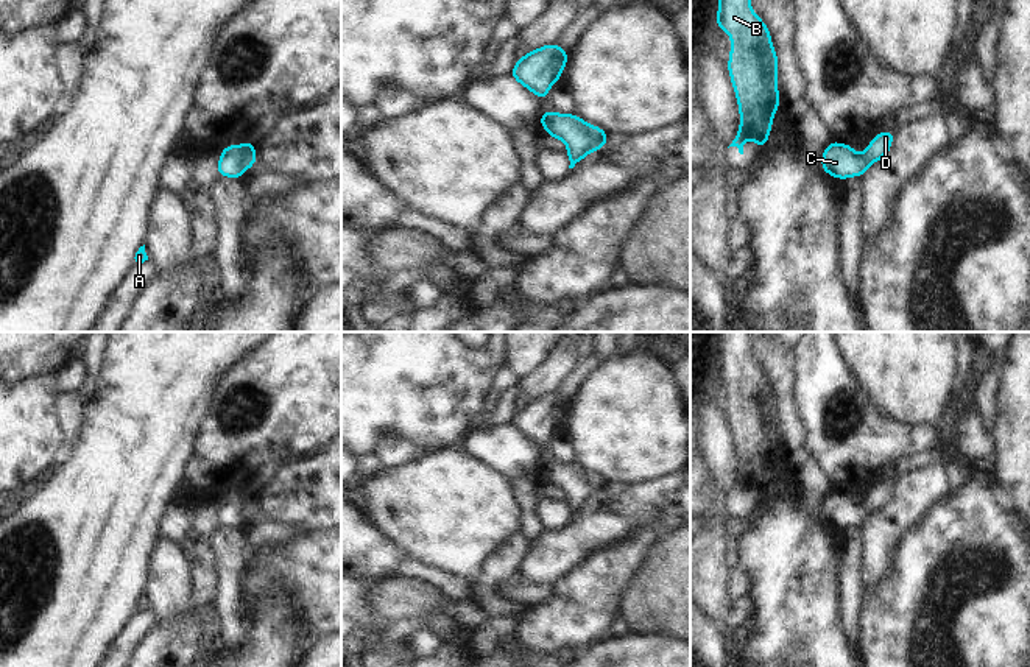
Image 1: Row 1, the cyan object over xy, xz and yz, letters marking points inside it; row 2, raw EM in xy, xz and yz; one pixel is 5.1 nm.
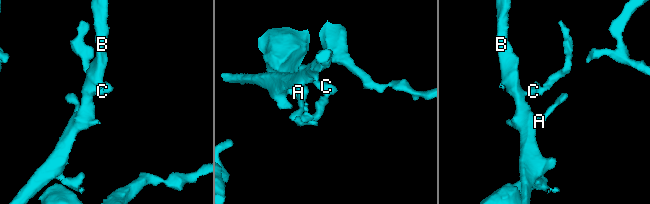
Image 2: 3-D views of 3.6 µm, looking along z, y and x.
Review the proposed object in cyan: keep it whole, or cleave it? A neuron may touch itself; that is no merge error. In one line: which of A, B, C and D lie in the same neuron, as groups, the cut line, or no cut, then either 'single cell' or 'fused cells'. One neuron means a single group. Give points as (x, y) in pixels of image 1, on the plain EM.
A B C D | no cut | single cell

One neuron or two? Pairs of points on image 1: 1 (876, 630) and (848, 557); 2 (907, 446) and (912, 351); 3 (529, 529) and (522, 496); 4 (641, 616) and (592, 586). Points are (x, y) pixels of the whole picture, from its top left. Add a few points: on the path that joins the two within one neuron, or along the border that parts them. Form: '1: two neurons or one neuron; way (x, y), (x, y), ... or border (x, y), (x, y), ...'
1: two neurons; border (865, 588), (859, 614), (859, 628), (862, 631)
2: two neurons; border (874, 407), (896, 419), (932, 423), (935, 426)
3: one neuron; way (529, 521), (527, 504)
4: two neurons; border (634, 569), (620, 594), (617, 614)

